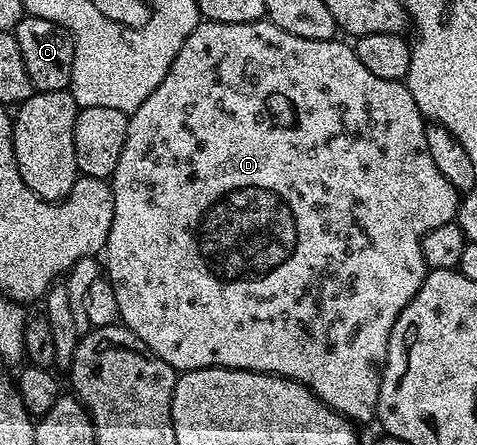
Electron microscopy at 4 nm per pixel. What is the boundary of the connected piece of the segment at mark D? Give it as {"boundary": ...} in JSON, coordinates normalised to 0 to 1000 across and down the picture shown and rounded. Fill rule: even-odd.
{"boundary":[[[564,43],[530,45],[524,54],[472,54],[436,45],[417,49],[394,76],[386,103],[377,103],[377,121],[361,139],[352,166],[344,166],[344,184],[302,220],[302,229],[270,263],[273,281],[260,319],[260,337],[252,337],[252,364],[243,364],[243,382],[235,398],[239,425],[239,479],[235,481],[235,517],[226,517],[226,535],[218,560],[218,611],[231,631],[235,652],[243,652],[243,688],[254,726],[275,737],[294,762],[317,782],[352,822],[361,822],[375,838],[400,836],[413,827],[501,827],[522,836],[560,836],[572,845],[593,845],[606,854],[629,858],[642,872],[652,872],[696,921],[753,955],[782,946],[792,930],[792,897],[801,865],[801,820],[809,816],[809,789],[822,751],[822,733],[830,733],[830,715],[872,670],[881,643],[889,634],[897,609],[885,578],[885,537],[897,517],[914,517],[914,508],[931,508],[954,492],[960,476],[964,436],[914,382],[914,364],[906,364],[906,346],[897,346],[893,317],[893,281],[885,252],[872,238],[872,220],[853,202],[849,187],[788,175],[780,157],[763,151],[763,139],[742,119],[732,97],[715,99],[715,88],[656,90],[654,85],[621,85],[621,76],[604,76],[604,67],[587,67],[587,58],[566,52]]]}

